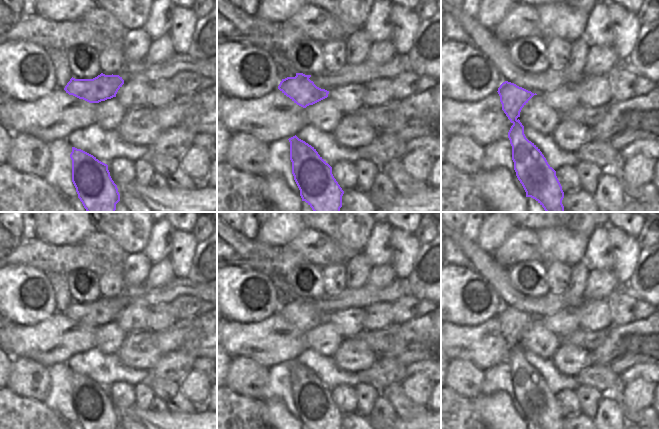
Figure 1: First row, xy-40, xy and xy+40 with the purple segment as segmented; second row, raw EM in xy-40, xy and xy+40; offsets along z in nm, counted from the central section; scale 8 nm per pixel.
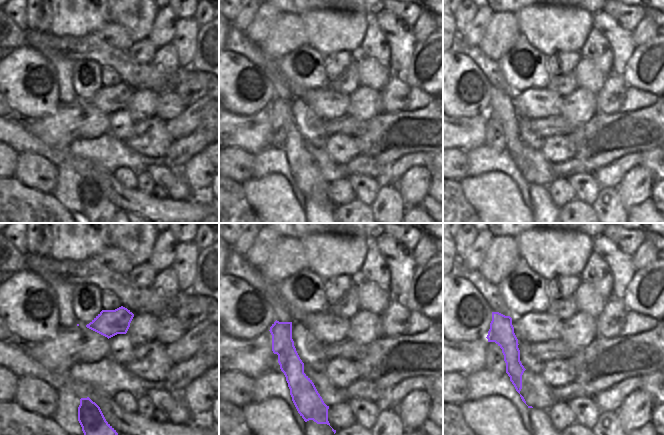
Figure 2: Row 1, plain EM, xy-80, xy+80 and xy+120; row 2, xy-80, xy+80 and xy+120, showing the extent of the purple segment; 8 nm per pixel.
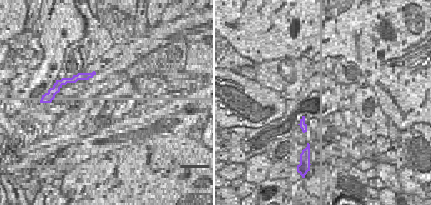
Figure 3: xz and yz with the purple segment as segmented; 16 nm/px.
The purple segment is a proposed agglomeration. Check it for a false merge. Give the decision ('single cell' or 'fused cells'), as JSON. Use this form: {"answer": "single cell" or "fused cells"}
{"answer": "fused cells"}

